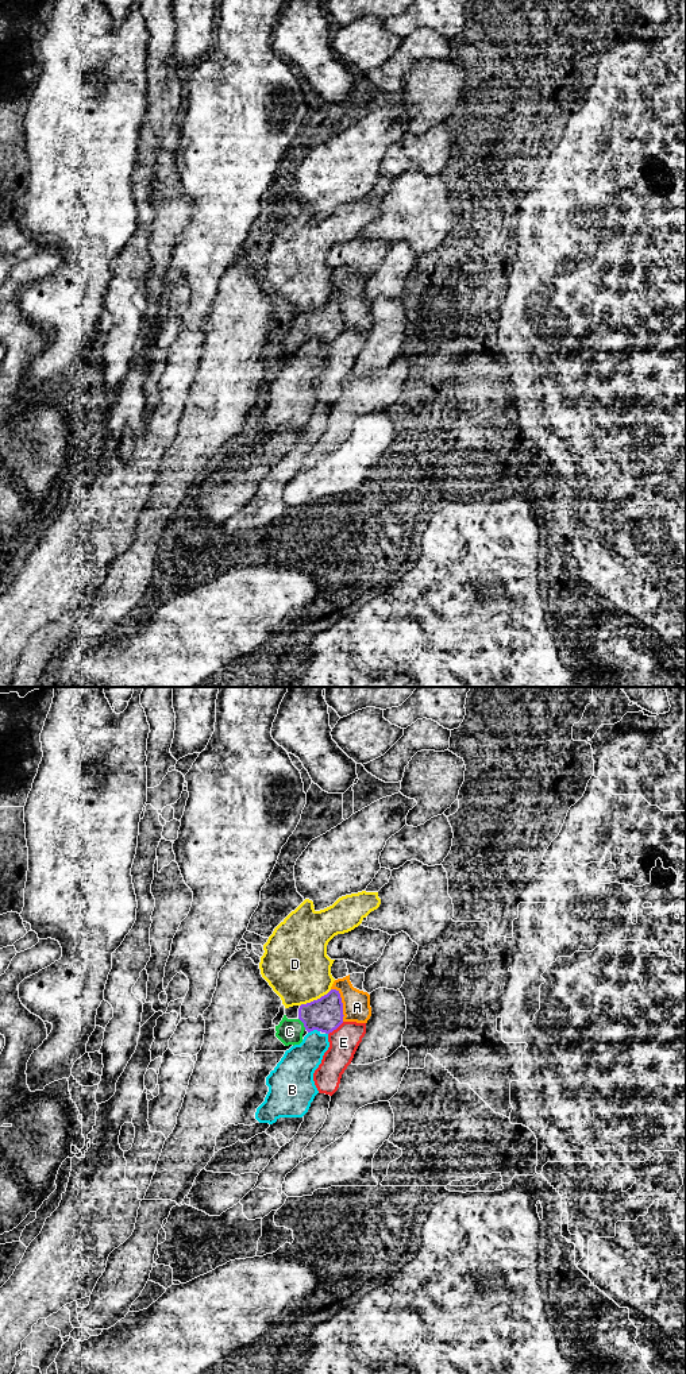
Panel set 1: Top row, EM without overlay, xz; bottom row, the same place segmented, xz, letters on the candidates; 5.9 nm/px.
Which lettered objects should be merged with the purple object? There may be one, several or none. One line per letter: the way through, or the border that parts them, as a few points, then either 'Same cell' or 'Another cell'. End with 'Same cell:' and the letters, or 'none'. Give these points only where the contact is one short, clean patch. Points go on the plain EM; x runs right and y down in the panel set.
A: Boundary: xz (331, 297), (339, 303), (343, 330). Another cell
B: Another cell
C: Path across: xz (326, 323), (312, 324), (303, 331), (289, 340). Same cell
D: Another cell
E: Boundary: xz (343, 331), (328, 343). Another cell
Same cell: C

